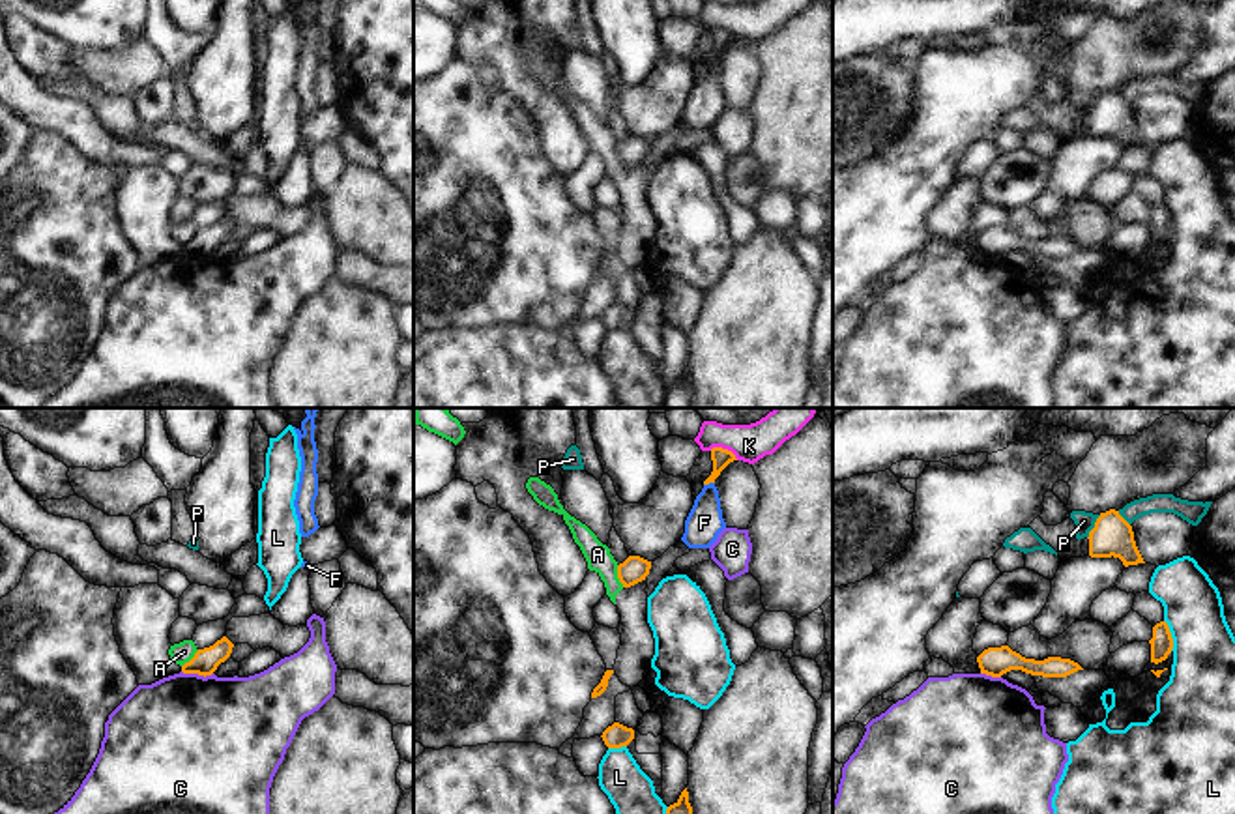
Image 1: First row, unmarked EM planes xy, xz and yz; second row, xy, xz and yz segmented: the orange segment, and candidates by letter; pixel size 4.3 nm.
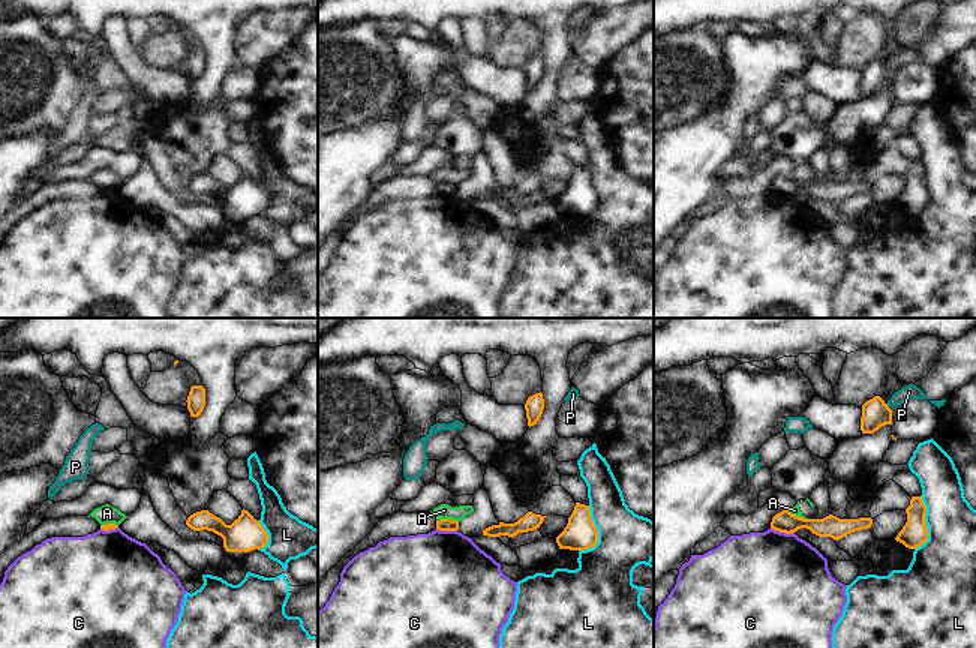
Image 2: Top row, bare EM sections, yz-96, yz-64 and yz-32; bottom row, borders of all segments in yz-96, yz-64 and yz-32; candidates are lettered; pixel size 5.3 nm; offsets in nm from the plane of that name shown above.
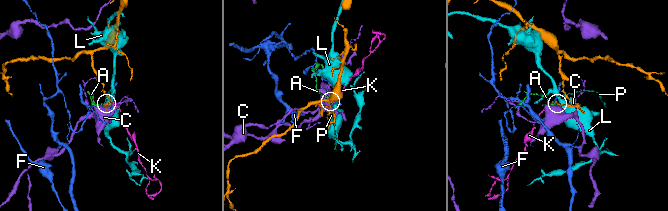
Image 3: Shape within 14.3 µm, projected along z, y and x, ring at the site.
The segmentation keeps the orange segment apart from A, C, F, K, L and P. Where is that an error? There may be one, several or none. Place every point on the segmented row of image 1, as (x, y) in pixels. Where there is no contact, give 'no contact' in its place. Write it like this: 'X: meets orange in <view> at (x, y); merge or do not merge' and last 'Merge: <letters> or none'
A: meets orange in xz at (618, 577); do not merge
C: meets orange in xy at (197, 672); do not merge
F: meets orange in xz at (708, 483); do not merge
K: meets orange in xz at (725, 450); do not merge
L: meets orange in yz at (1170, 635); do not merge
P: meets orange in yz at (1095, 526); do not merge
Merge: none

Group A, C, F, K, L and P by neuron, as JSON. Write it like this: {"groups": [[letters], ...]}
{"groups": [["A"], ["C"], ["F"], ["K"], ["L"], ["P"]]}

